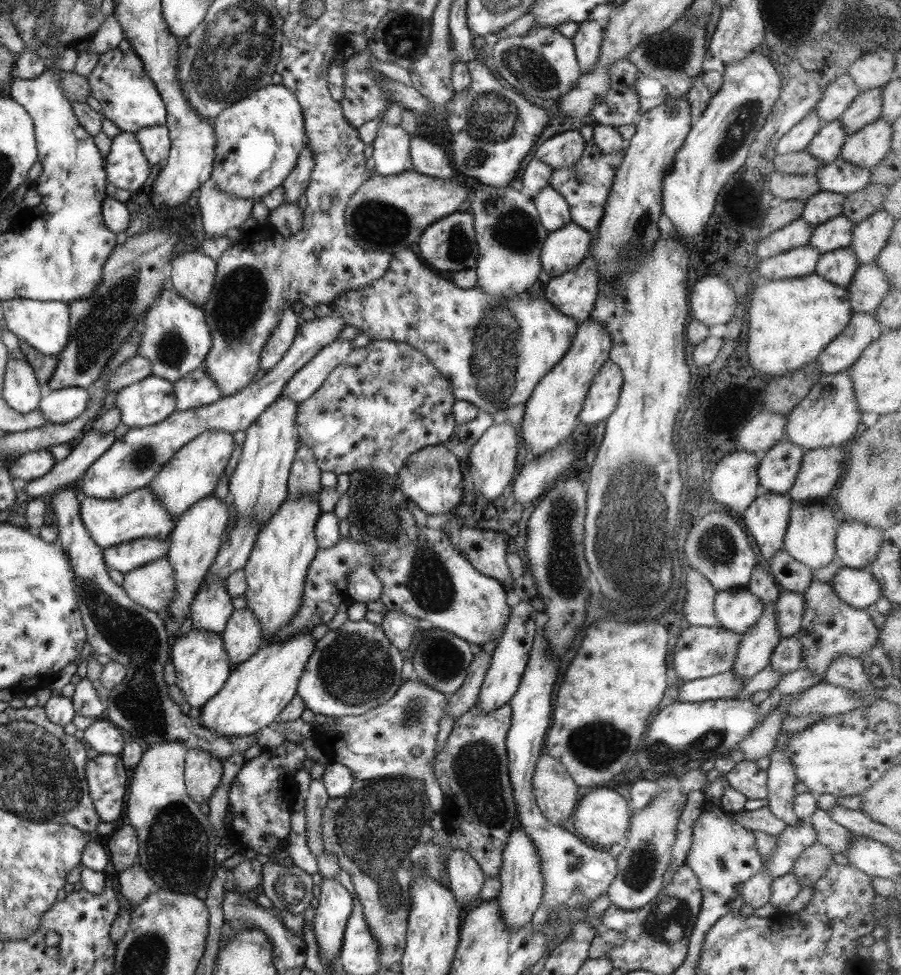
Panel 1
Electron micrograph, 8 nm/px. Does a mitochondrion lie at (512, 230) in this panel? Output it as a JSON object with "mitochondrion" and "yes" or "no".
{"mitochondrion":"yes"}

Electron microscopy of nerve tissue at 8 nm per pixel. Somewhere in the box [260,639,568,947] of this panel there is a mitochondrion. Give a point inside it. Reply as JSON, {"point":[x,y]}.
{"point":[377,827]}

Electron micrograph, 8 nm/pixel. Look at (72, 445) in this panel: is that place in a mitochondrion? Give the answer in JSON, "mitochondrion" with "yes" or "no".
{"mitochondrion":"no"}

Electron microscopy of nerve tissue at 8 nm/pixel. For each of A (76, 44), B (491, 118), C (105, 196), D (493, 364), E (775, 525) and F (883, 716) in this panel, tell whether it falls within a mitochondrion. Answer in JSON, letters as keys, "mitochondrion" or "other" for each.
{"A":"other","B":"mitochondrion","C":"other","D":"mitochondrion","E":"other","F":"other"}

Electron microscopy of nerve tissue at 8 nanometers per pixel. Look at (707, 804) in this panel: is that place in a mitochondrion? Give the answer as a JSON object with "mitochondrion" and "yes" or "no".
{"mitochondrion":"no"}

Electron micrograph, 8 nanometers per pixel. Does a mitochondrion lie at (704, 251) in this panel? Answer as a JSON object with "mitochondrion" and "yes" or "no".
{"mitochondrion":"no"}

